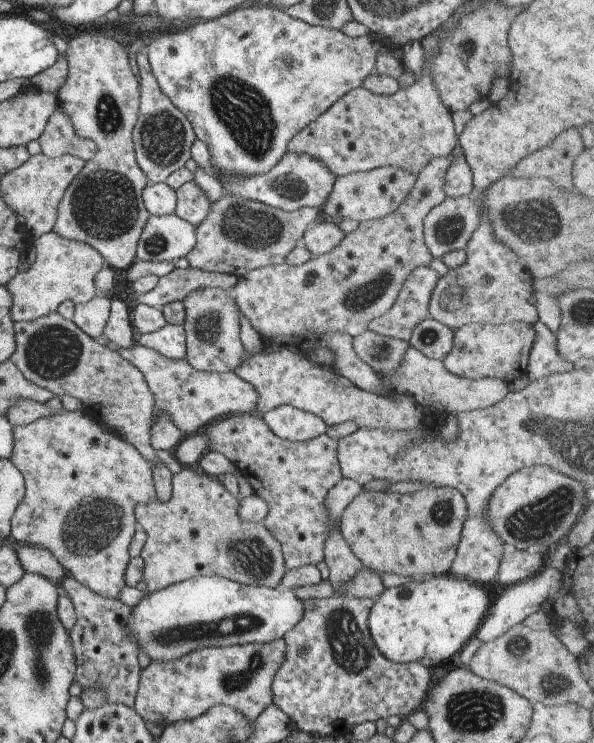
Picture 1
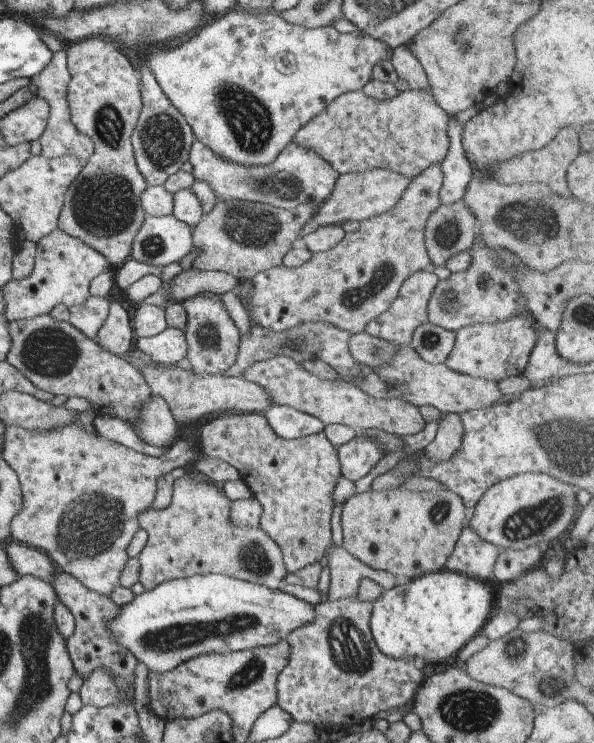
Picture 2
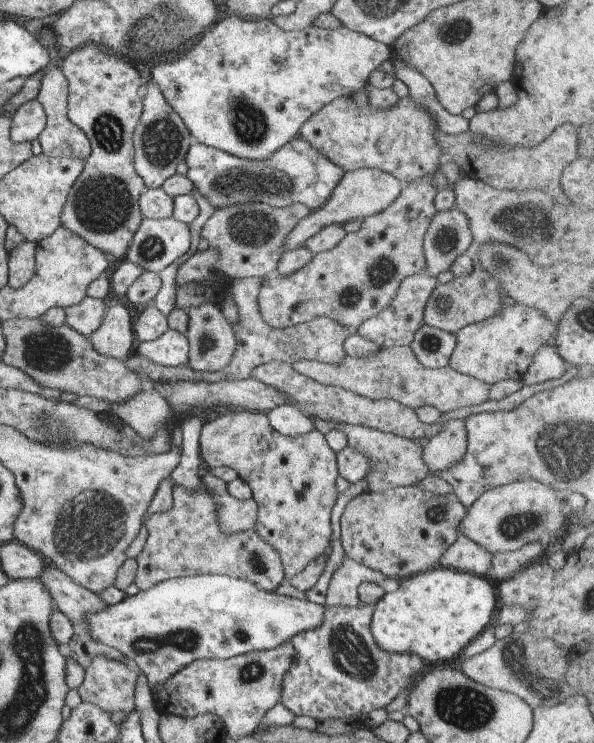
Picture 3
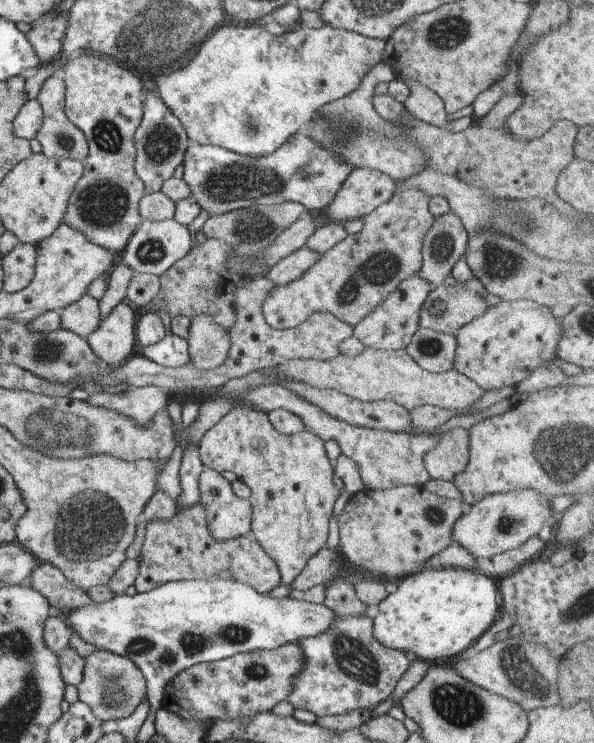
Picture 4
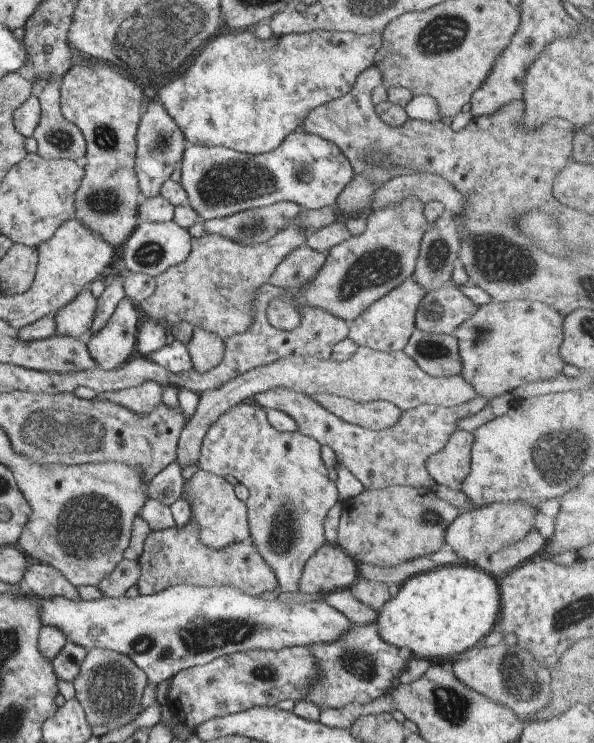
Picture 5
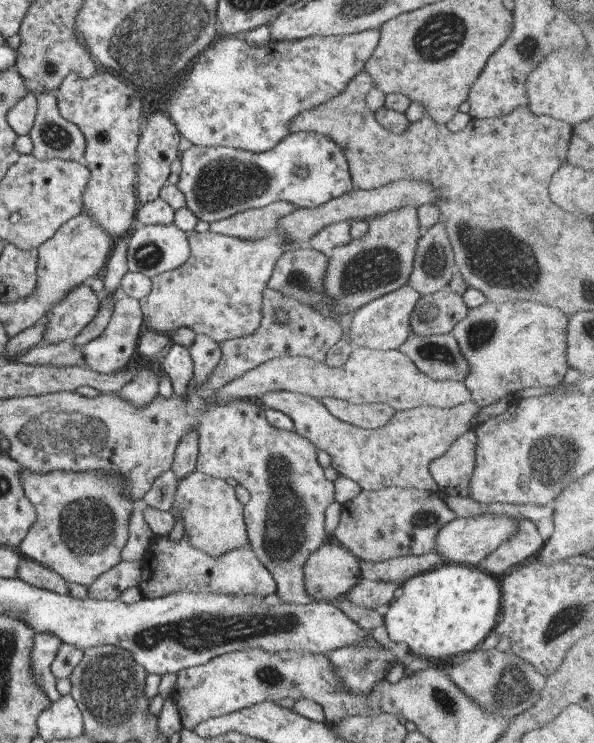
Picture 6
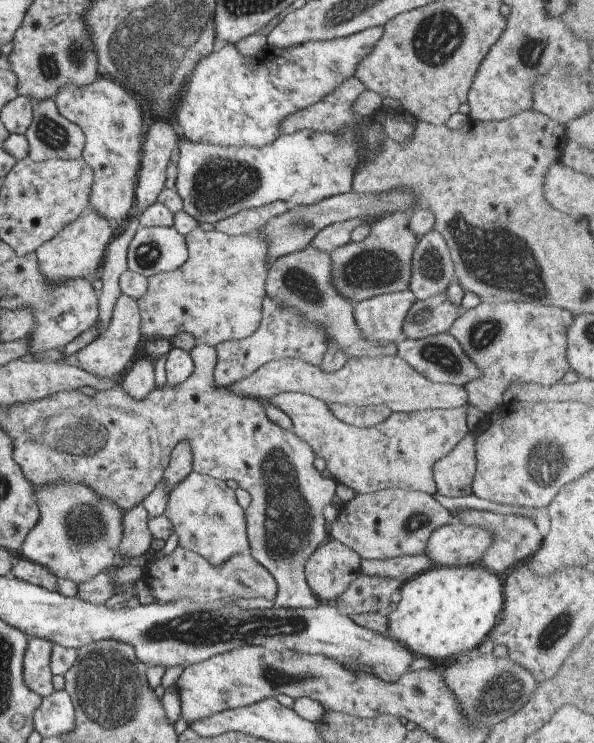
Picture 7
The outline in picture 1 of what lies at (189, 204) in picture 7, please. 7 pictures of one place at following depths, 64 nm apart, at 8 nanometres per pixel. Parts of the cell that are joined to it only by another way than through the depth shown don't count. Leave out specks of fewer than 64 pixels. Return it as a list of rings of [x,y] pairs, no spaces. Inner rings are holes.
[[[197,138],[190,146],[190,158],[197,167],[203,168],[220,182],[223,194],[257,201],[282,211],[294,211],[301,207],[313,207],[319,210],[336,179],[336,176],[320,160],[305,153],[287,150],[267,172],[253,176],[230,175],[229,173],[215,175],[210,163],[209,151],[205,143]]]

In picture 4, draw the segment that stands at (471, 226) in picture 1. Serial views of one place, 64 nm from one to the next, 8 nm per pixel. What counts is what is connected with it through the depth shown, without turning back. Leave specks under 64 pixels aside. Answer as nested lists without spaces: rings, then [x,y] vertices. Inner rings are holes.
[[[448,211],[435,217],[423,237],[421,247],[422,263],[416,275],[425,282],[428,282],[431,288],[443,285],[443,280],[450,274],[450,270],[453,268],[455,262],[463,256],[467,242],[467,232],[460,223],[458,216]]]

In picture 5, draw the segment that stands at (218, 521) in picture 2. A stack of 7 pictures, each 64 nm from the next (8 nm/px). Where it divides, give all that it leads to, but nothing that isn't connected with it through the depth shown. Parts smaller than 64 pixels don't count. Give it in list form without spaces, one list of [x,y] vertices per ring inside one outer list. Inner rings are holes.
[[[191,518],[180,529],[173,526],[163,531],[150,530],[137,561],[140,564],[140,575],[135,585],[139,595],[151,596],[174,585],[202,588],[219,584],[241,589],[251,595],[278,590],[274,572],[251,542],[233,543],[212,551],[199,542],[198,528]]]

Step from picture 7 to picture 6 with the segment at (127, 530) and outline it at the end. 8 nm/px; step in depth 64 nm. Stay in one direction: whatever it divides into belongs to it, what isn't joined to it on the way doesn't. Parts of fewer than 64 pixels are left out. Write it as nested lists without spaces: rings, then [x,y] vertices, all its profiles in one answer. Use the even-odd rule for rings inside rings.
[[[133,510],[128,516],[128,535],[125,544],[120,548],[120,558],[123,561],[140,561],[154,536],[149,530],[143,511]]]

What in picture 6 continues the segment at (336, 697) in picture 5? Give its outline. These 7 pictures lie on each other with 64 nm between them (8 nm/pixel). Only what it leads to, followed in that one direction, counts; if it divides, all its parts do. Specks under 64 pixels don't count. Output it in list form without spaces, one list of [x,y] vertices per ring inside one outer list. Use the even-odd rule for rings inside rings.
[[[367,632],[368,638],[357,644],[324,653],[332,662],[336,673],[348,693],[366,693],[381,679],[390,664],[397,661],[395,656],[384,648]]]

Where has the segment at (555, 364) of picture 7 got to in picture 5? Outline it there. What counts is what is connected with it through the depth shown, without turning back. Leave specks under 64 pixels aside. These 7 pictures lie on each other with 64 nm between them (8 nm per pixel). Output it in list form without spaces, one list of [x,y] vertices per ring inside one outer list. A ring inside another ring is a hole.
[[[519,299],[479,305],[475,312],[452,332],[458,344],[460,376],[471,385],[470,387],[475,391],[475,397],[490,402],[496,396],[501,396],[505,392],[510,393],[523,384],[537,380],[546,381],[561,375],[564,364],[559,354],[562,343],[562,322],[563,317],[552,306],[537,301]]]

